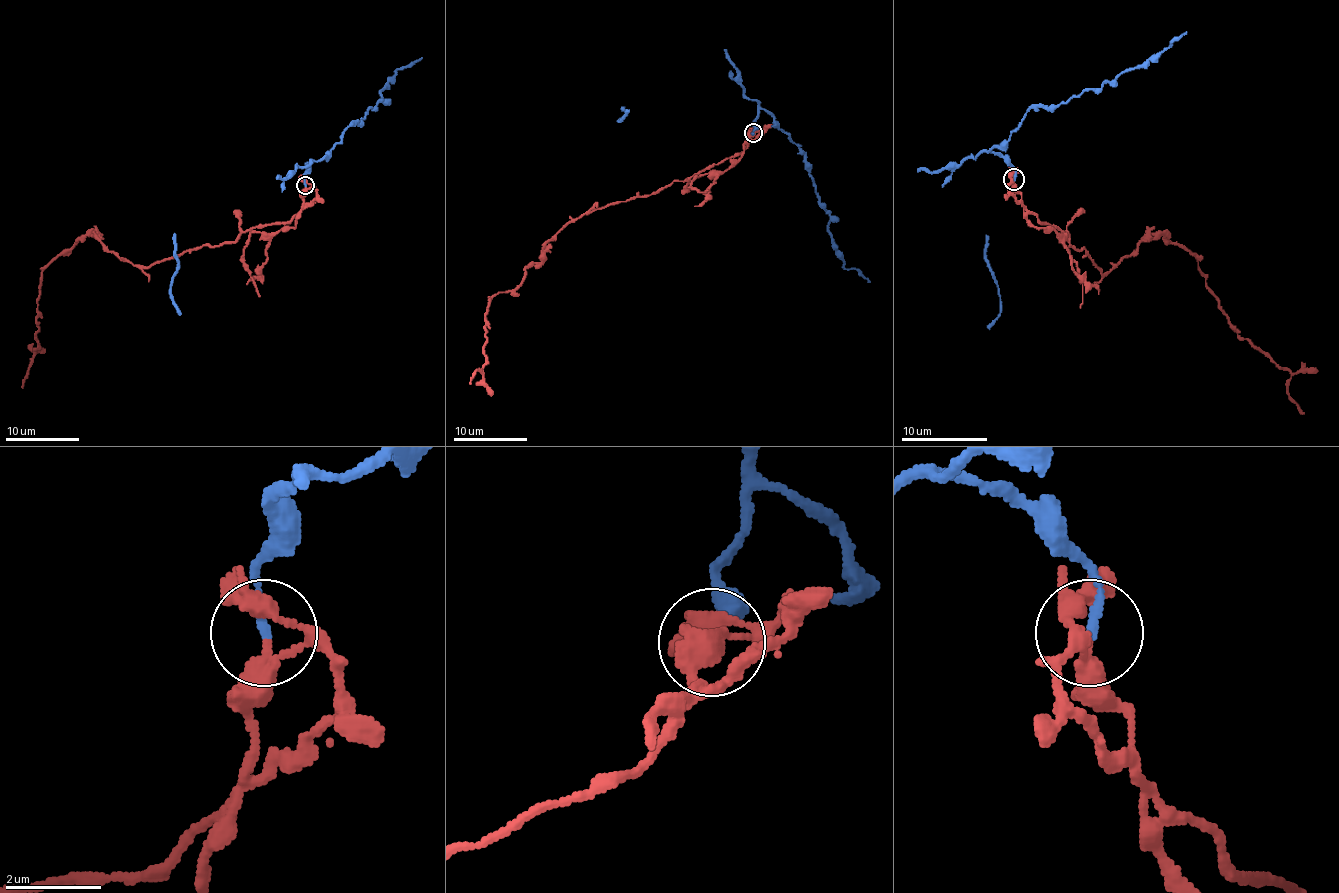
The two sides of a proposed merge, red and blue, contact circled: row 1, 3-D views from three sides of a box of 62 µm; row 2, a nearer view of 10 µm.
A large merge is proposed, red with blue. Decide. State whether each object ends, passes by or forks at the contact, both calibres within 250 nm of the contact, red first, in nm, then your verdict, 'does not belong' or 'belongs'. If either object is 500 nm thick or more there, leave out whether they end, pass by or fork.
red passes by | blue ends | 260/180 nm | does not belong

